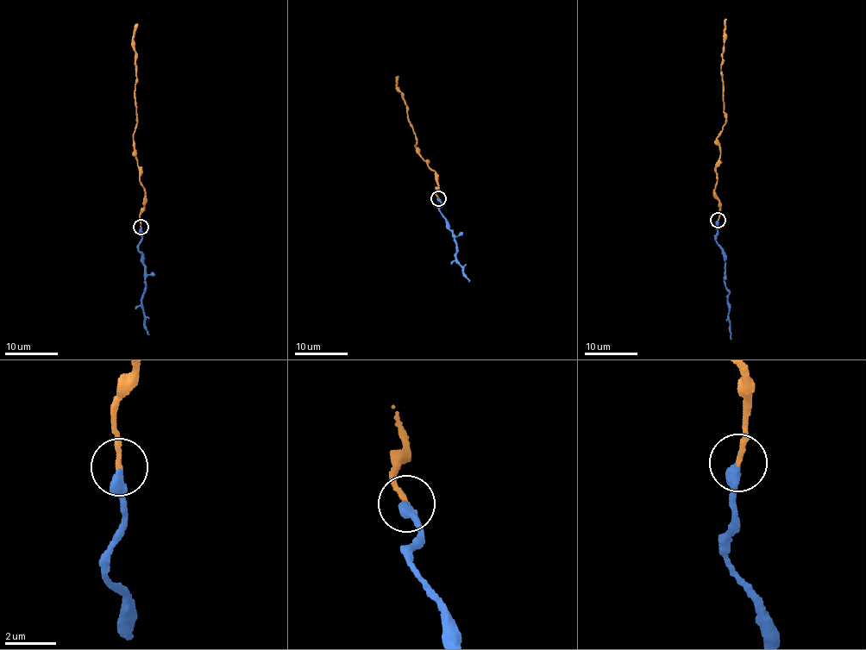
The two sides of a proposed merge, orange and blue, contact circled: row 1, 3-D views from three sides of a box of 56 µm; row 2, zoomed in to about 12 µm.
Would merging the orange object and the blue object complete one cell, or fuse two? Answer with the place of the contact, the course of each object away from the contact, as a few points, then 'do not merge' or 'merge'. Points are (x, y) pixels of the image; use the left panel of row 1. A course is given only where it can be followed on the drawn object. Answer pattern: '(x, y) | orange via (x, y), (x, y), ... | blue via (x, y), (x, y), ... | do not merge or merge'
(141, 227) | orange via (141, 227), (140, 213), (143, 208), (144, 190), (140, 183), (134, 138), (137, 122), (134, 36), (137, 23) | blue via (141, 228), (141, 241), (137, 252), (141, 253), (144, 264), (145, 286), (142, 309), (144, 328), (148, 335) | merge

